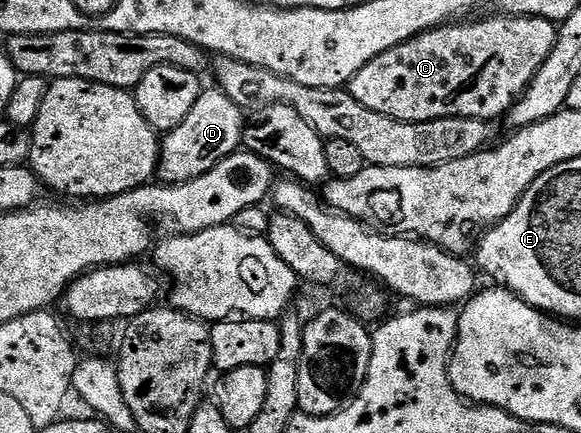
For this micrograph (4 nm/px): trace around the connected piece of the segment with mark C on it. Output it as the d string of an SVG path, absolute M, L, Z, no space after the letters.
M493 17L479 23L458 21L453 25L425 31L387 52L380 53L349 81L348 90L364 109L384 113L405 123L423 123L437 119L484 119L495 121L507 114L522 98L536 73L548 61L558 40L558 27L540 17Z

